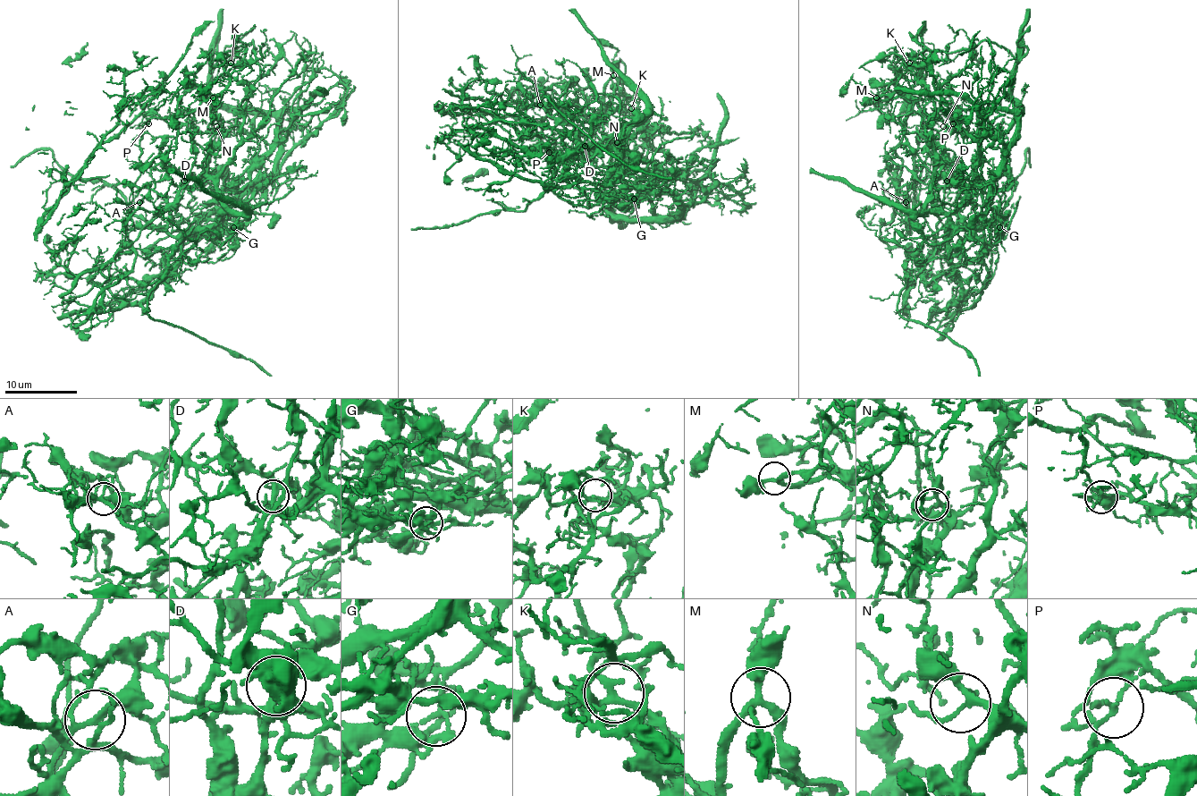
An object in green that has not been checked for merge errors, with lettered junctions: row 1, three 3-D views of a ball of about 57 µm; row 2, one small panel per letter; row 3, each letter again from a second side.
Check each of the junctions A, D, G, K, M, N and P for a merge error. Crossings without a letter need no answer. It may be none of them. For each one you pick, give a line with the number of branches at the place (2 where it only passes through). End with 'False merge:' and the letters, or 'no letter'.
A: 3 branches meet
G: 4 branches meet
P: 4 branches meet
False merge: A, G, P

